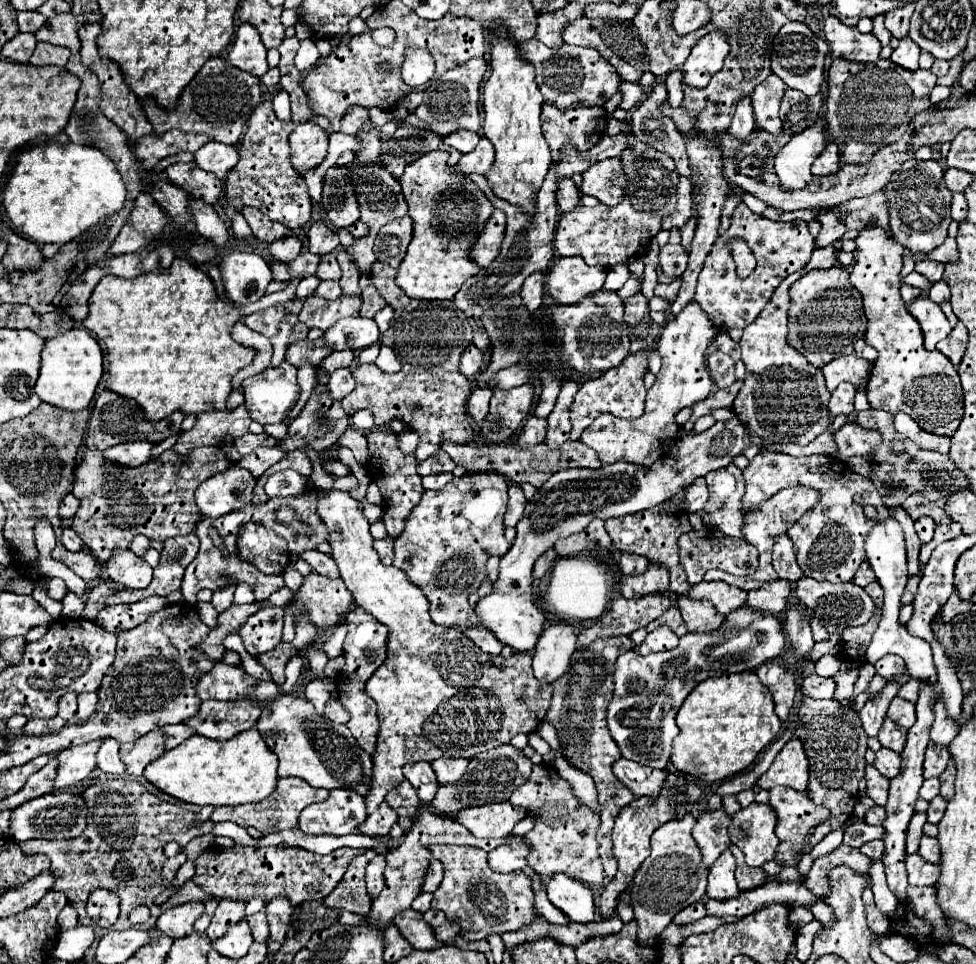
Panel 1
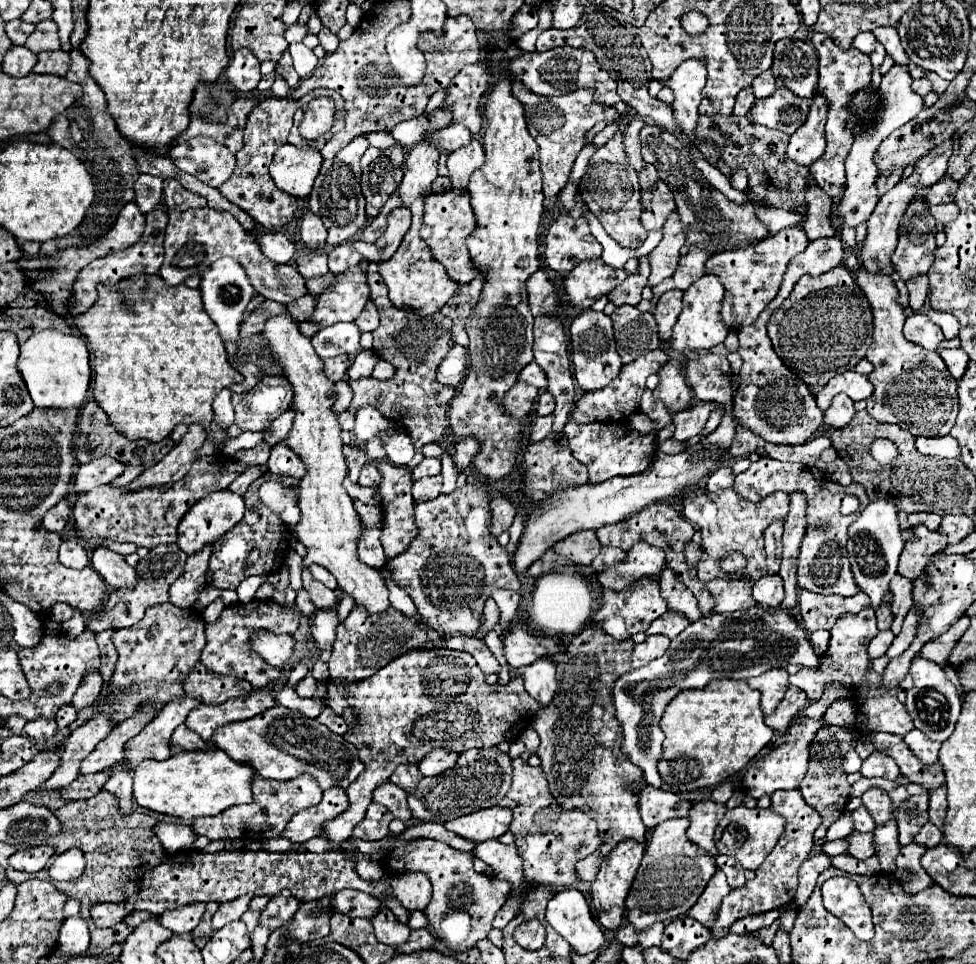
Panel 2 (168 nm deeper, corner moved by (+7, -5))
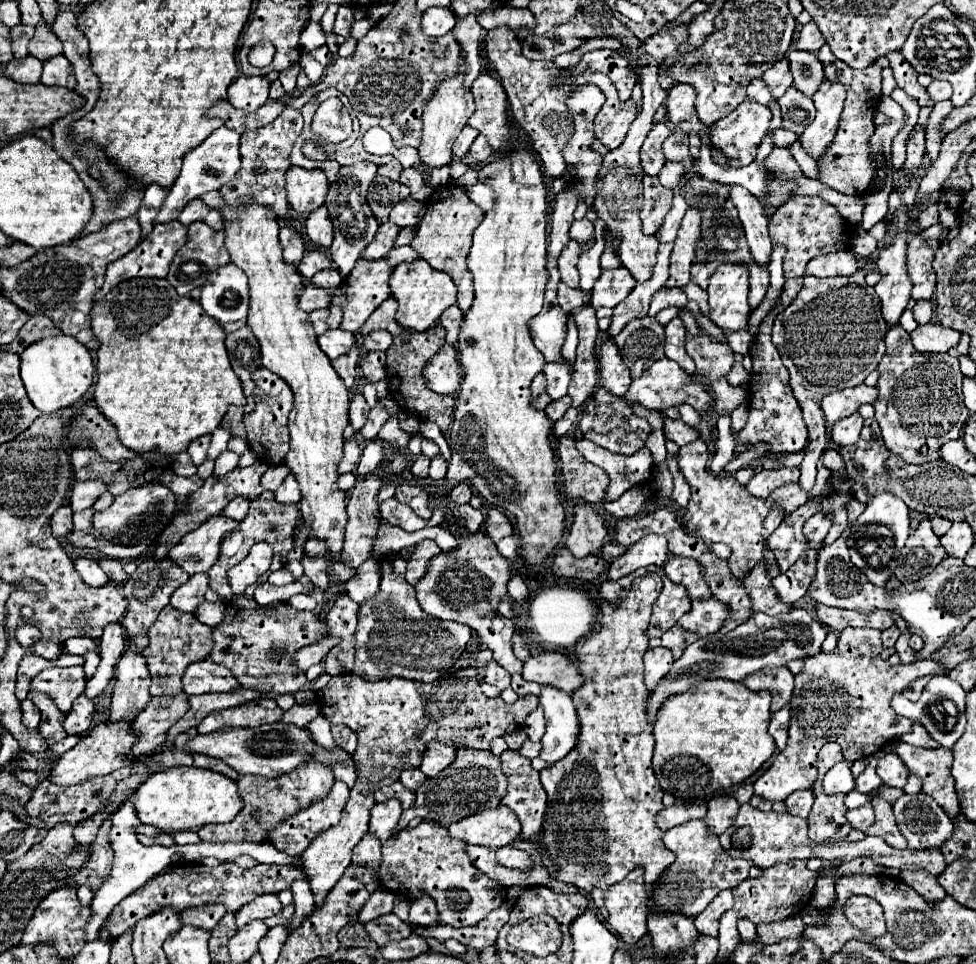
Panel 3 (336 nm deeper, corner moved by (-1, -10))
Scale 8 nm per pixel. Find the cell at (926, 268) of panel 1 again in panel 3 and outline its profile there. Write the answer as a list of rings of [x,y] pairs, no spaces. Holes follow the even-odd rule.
[[[918,301],[912,309],[914,319],[918,325],[926,325],[932,321],[932,303],[930,301]]]

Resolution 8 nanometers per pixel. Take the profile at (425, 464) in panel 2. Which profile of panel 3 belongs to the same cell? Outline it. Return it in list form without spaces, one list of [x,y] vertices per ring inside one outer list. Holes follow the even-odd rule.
[[[436,455],[430,463],[430,479],[444,479],[446,477],[446,459],[442,455]]]

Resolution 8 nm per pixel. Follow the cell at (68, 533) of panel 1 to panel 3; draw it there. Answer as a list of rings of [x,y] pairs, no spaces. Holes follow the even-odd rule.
[[[78,559],[74,563],[74,567],[82,575],[84,583],[88,583],[90,587],[102,587],[102,585],[106,585],[110,581],[94,559]]]

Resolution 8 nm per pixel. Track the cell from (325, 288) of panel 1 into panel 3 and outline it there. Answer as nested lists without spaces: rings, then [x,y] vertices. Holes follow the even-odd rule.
[[[324,269],[322,273],[316,273],[312,279],[310,279],[312,285],[316,287],[322,287],[322,289],[336,289],[340,283],[342,283],[342,277],[338,271],[334,269]]]

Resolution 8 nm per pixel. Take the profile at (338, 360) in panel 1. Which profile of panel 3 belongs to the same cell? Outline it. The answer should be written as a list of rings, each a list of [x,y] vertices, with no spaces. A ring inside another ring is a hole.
[[[356,343],[350,347],[348,353],[344,353],[342,357],[338,357],[338,359],[332,361],[334,371],[340,375],[340,379],[344,381],[344,385],[346,385],[348,389],[354,385],[358,361],[360,361],[360,351],[358,351],[358,345],[356,345]]]

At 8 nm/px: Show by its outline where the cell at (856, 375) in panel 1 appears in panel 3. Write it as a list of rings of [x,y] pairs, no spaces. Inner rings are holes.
[[[858,385],[852,389],[842,389],[838,393],[830,393],[822,399],[822,411],[826,415],[826,421],[830,425],[834,425],[836,421],[852,415],[858,411],[858,407],[862,403],[874,403],[878,397],[878,389],[876,387],[868,387],[868,385]]]

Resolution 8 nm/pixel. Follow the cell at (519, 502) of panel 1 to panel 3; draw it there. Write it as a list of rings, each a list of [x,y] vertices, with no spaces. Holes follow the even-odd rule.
[[[490,509],[490,511],[486,513],[484,529],[486,529],[486,533],[490,535],[490,539],[492,539],[494,543],[500,541],[502,537],[508,537],[508,535],[514,533],[514,529],[512,529],[508,517],[506,517],[504,513],[500,513],[498,509]]]

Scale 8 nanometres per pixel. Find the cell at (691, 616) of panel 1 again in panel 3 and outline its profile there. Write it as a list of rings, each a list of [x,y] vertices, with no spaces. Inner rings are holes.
[[[672,555],[666,565],[664,565],[664,571],[666,575],[676,581],[676,583],[682,583],[686,585],[688,593],[692,599],[698,599],[698,597],[706,597],[706,593],[710,593],[710,587],[706,585],[704,581],[704,569],[698,561],[692,561],[688,557],[676,557]]]

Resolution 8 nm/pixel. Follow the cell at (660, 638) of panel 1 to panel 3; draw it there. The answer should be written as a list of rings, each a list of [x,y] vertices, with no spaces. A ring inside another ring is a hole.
[[[656,647],[656,649],[648,649],[644,655],[644,681],[648,691],[652,691],[662,677],[666,677],[666,673],[672,667],[672,653],[666,647]]]

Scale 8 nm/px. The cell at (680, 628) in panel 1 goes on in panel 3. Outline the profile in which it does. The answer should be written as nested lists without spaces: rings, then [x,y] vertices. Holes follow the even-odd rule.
[[[714,597],[708,599],[696,599],[692,601],[692,611],[686,613],[678,625],[684,629],[690,629],[692,633],[698,633],[700,637],[718,633],[724,625],[726,617],[730,615],[730,607]]]

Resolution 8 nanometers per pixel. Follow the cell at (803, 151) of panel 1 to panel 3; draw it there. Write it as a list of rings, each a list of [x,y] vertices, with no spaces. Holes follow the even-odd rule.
[[[824,79],[818,87],[818,93],[812,95],[812,101],[816,105],[816,119],[810,123],[810,127],[800,135],[802,147],[810,157],[822,157],[826,151],[826,145],[834,139],[834,133],[838,129],[840,113],[844,107],[846,89],[842,83],[832,83]]]

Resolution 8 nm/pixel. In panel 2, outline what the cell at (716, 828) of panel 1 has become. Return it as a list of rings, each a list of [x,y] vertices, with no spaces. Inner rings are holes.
[[[706,800],[706,802],[696,802],[692,808],[690,808],[690,828],[688,828],[688,838],[704,848],[710,856],[716,856],[718,854],[718,848],[714,844],[714,828],[718,826],[718,822],[722,820],[726,812],[726,806],[724,804],[716,804],[712,800]]]

